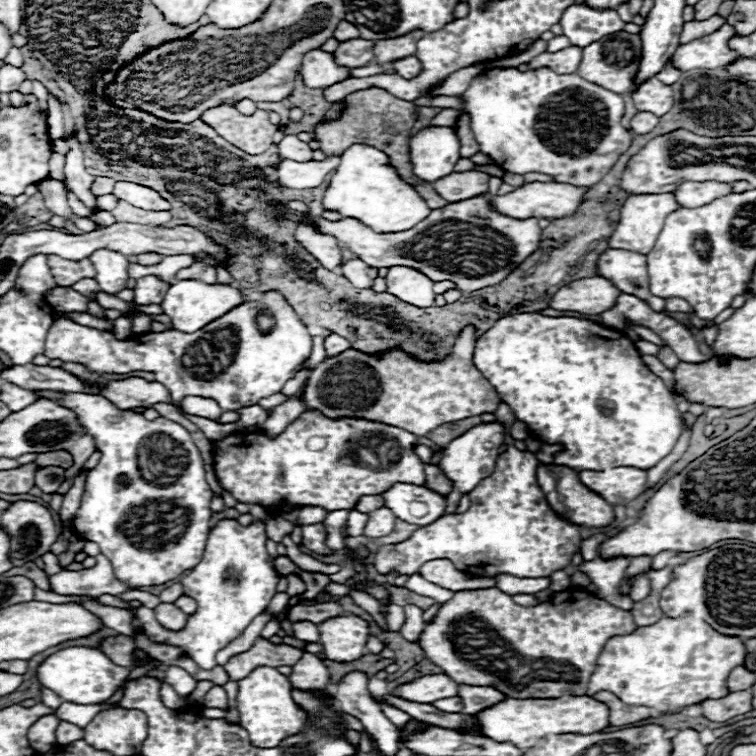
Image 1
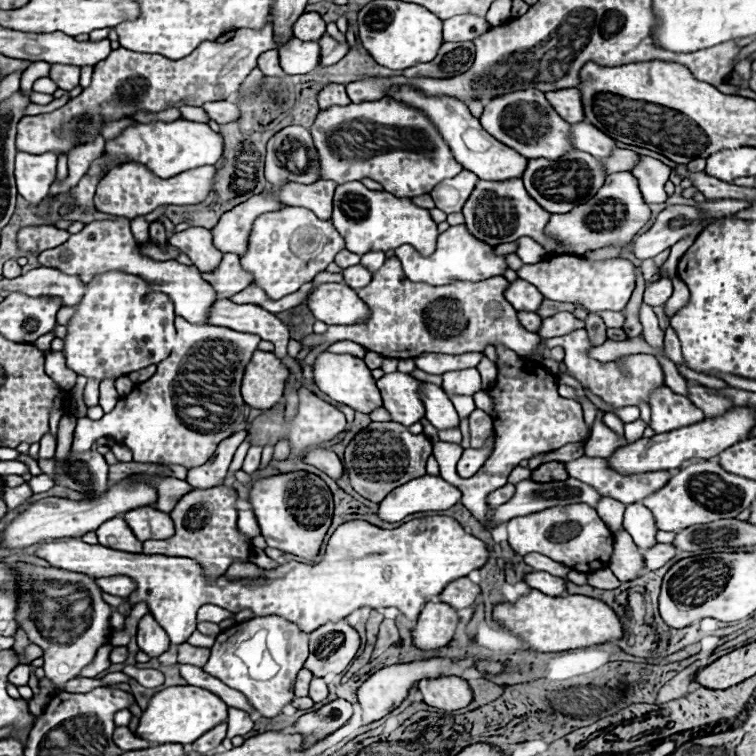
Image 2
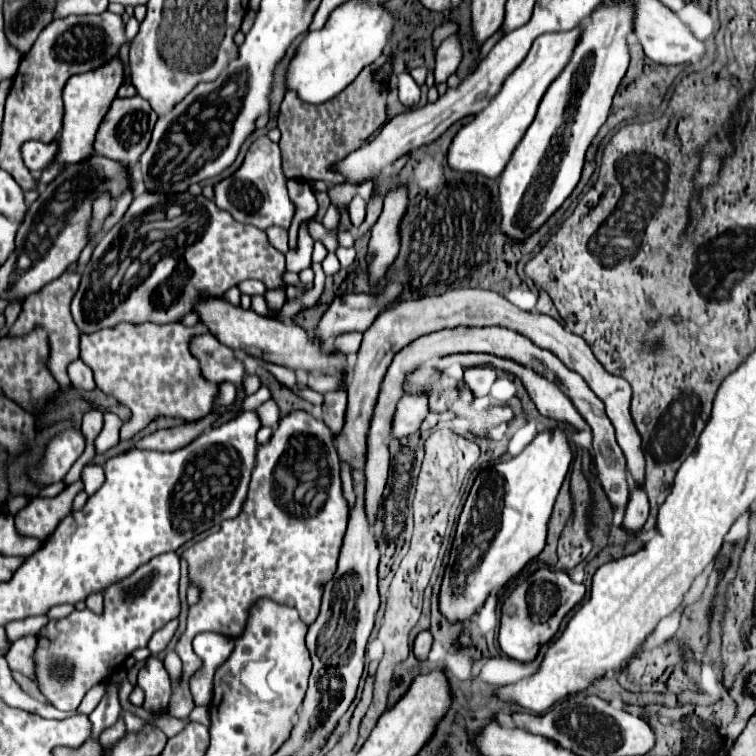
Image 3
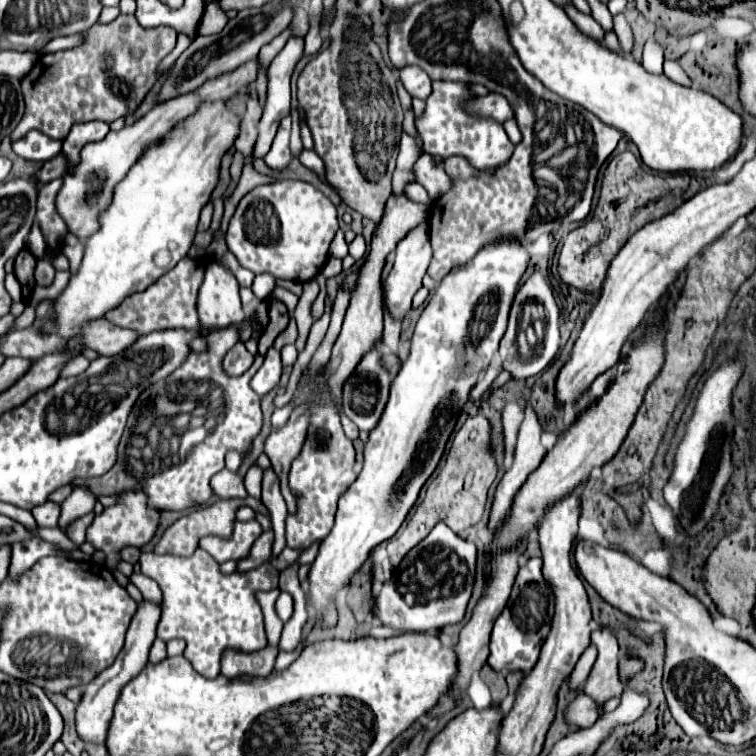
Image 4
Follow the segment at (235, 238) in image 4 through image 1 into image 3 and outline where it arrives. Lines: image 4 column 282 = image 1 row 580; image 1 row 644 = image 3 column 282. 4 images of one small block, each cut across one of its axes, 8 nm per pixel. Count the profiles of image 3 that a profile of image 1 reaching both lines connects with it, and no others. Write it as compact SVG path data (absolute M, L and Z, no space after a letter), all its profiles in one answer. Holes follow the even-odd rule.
M268 136L256 138L242 162L242 166L228 178L214 184L214 202L220 210L226 210L232 214L234 220L242 224L252 224L260 230L266 230L268 226L282 226L288 228L294 216L294 204L288 198L286 190L286 178L282 174L282 162L280 162L280 148L274 144Z

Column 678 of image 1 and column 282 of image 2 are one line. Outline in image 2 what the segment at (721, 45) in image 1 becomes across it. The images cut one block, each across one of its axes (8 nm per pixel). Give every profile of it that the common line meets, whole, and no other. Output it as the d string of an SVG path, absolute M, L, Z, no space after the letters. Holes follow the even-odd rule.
M292 38L288 46L278 48L280 66L286 74L306 74L318 68L320 62L320 46L318 42L300 42L298 38Z

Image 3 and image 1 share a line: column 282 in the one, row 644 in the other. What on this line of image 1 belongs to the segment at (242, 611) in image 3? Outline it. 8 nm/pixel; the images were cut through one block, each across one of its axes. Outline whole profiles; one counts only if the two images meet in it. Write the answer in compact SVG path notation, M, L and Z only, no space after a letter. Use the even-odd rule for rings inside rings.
M498 588L484 590L464 590L456 592L452 600L440 606L438 614L424 626L418 646L424 650L426 658L440 666L446 676L458 684L470 686L492 686L504 696L526 700L526 698L558 698L564 694L582 696L590 674L596 668L596 660L612 636L632 634L638 626L630 610L620 610L594 598L584 590L570 588L556 592L538 606L518 606L510 594Z

